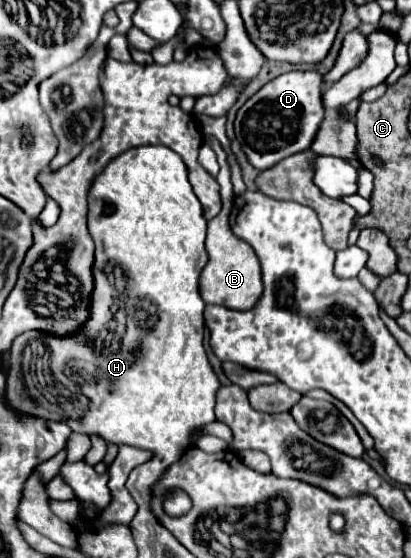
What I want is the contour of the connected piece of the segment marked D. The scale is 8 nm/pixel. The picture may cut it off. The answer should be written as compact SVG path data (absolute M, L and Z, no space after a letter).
M315 71L285 73L269 81L237 111L235 137L257 171L269 169L281 159L309 149L323 121L321 83L321 75Z

